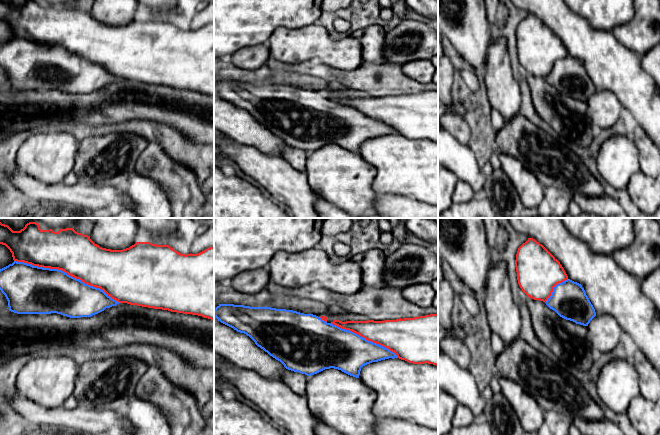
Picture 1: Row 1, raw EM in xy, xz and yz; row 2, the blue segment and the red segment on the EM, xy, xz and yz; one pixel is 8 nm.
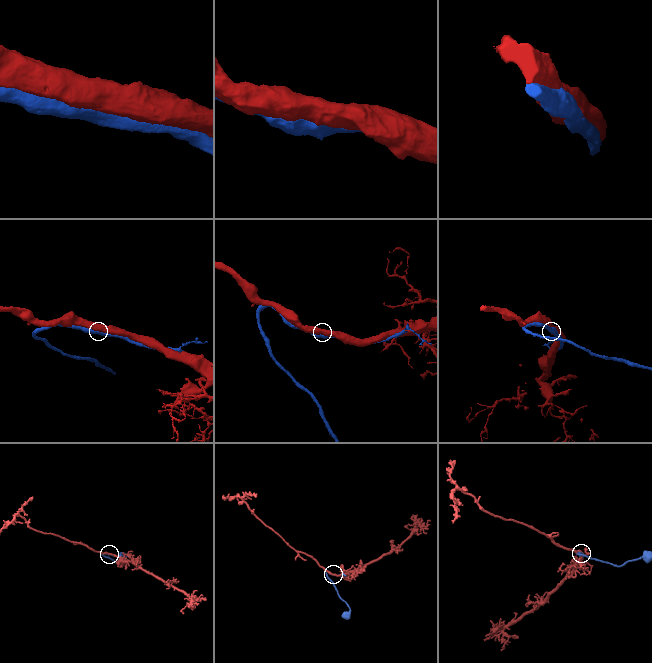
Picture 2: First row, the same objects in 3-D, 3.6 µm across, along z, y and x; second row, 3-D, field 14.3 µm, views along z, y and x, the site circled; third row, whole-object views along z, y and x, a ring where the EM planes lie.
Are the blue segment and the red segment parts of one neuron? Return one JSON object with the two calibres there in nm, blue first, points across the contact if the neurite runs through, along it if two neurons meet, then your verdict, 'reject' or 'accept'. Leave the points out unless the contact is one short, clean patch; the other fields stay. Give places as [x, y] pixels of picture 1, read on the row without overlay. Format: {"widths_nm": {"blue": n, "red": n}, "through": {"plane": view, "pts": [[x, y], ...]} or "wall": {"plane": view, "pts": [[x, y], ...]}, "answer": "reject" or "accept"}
{"widths_nm": {"blue": 380, "red": 340}, "answer": "accept"}

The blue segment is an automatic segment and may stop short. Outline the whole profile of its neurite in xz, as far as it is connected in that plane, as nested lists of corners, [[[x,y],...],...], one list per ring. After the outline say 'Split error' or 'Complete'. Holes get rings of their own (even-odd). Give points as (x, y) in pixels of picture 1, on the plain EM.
[[[219,80],[214,85],[214,93],[237,108],[249,112],[258,123],[280,137],[286,145],[307,152],[317,150],[325,145],[334,144],[359,154],[363,142],[389,134],[399,134],[413,140],[428,139],[438,142],[438,90],[384,97],[342,98],[334,96],[328,99],[326,92],[318,93],[293,86]]]. Split error

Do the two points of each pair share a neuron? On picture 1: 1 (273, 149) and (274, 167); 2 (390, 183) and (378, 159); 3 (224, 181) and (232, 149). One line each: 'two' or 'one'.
1: two
2: one
3: two

